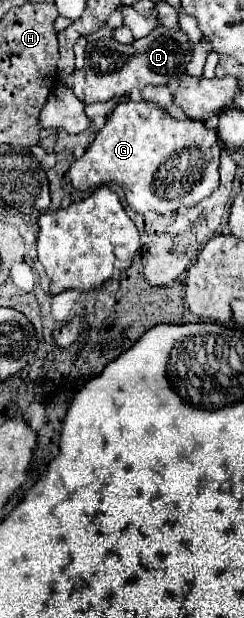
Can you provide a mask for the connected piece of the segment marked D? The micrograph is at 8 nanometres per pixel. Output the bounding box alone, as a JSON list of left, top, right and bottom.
[73,29,191,103]

